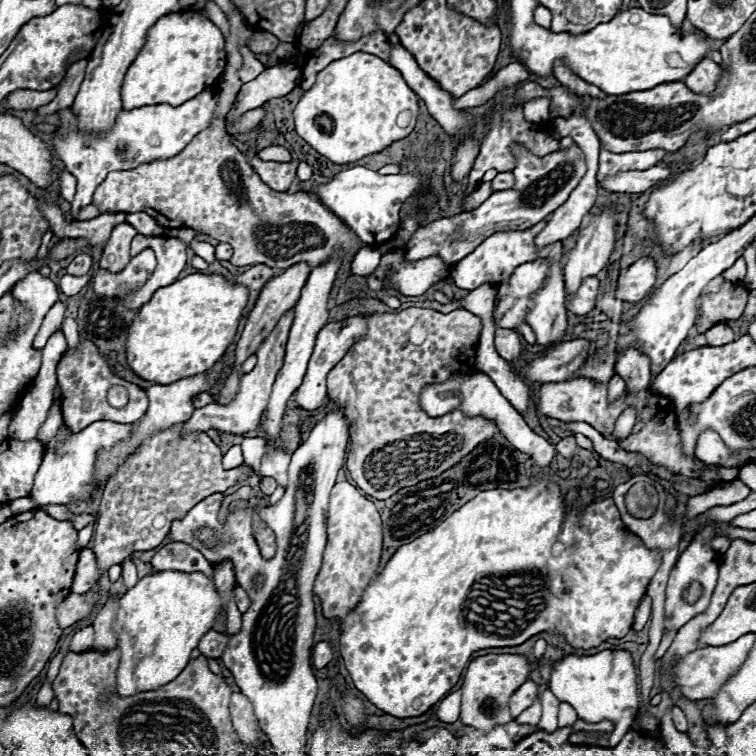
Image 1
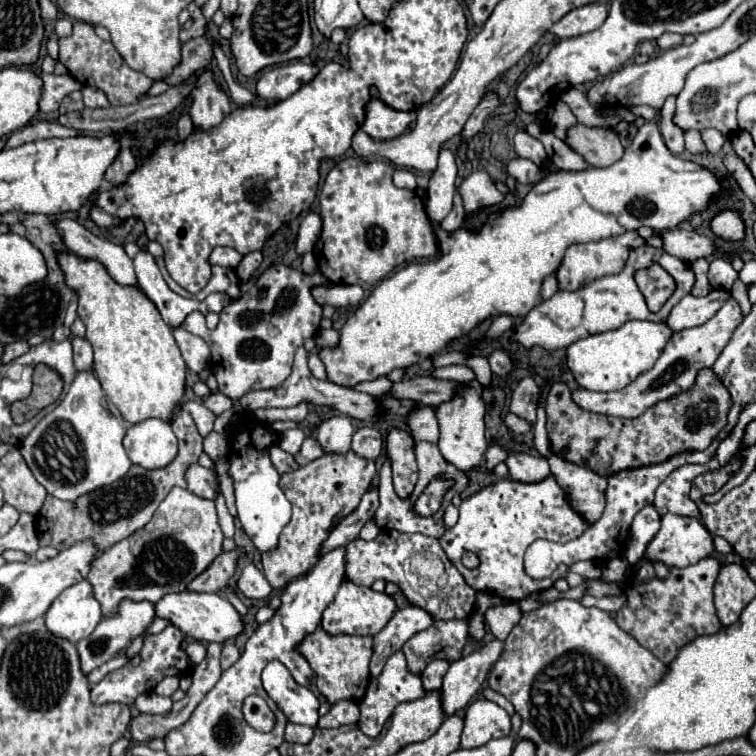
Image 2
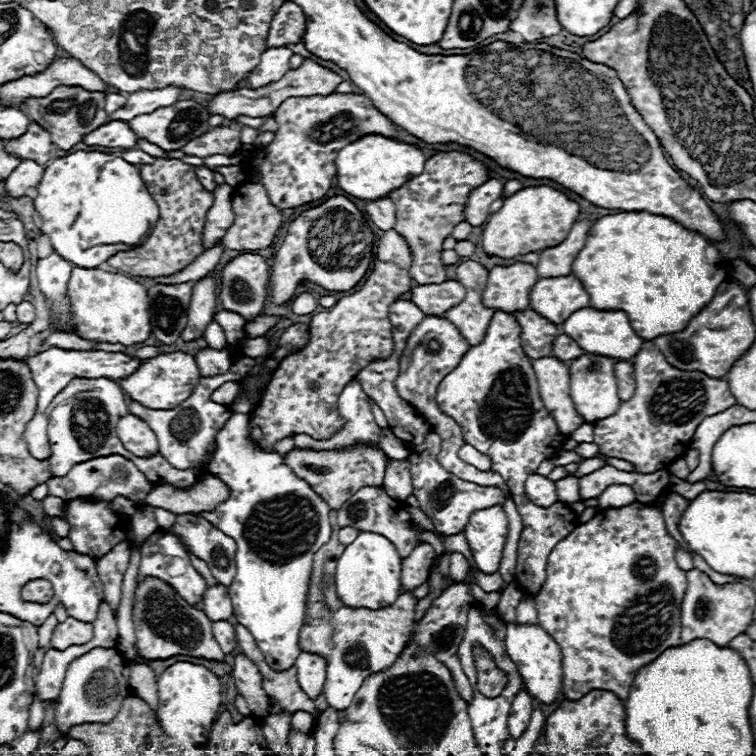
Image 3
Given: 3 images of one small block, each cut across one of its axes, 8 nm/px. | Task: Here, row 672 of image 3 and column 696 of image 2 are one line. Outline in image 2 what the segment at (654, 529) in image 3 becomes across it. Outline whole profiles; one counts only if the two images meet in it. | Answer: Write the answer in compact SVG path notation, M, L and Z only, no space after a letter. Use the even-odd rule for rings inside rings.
M712 556L686 566L670 568L666 580L650 582L630 582L624 590L628 604L616 614L616 624L634 636L646 650L650 650L664 664L676 658L680 646L692 642L692 638L704 634L716 634L720 630L720 620L716 618L712 588L720 572L720 562Z

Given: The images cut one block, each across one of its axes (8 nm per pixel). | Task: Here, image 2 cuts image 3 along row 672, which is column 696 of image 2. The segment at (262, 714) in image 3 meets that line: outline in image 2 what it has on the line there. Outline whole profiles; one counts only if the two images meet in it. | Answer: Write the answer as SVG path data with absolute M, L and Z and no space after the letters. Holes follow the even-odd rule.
M668 230L662 232L664 250L682 262L692 264L698 258L712 258L716 254L716 244L708 236L686 230Z

